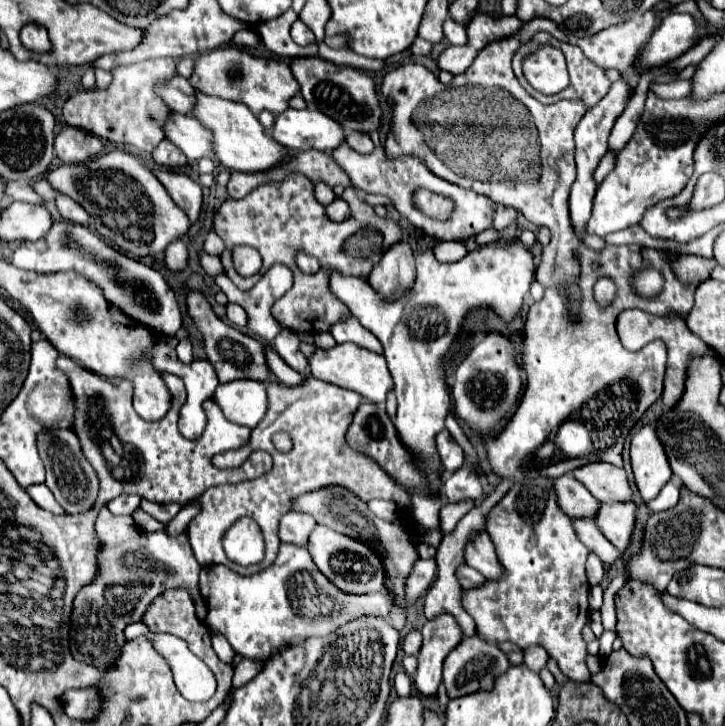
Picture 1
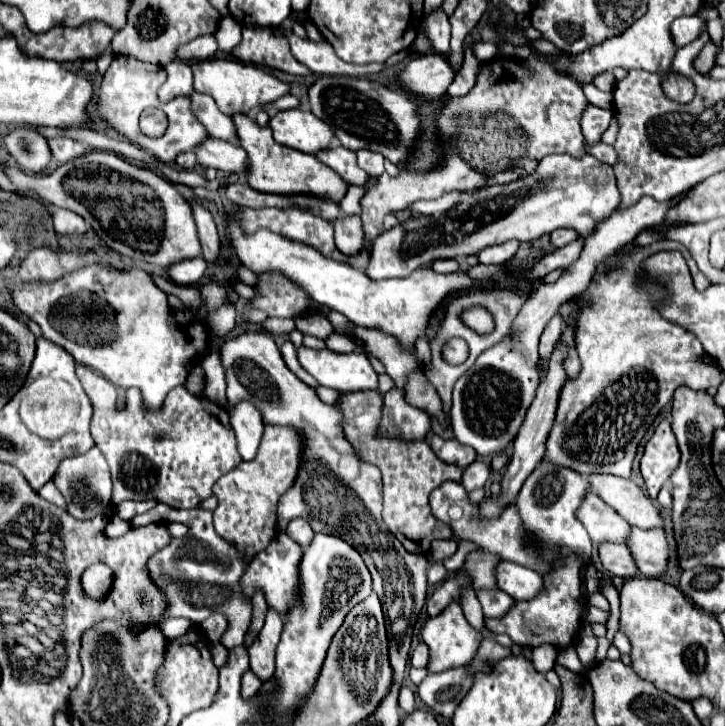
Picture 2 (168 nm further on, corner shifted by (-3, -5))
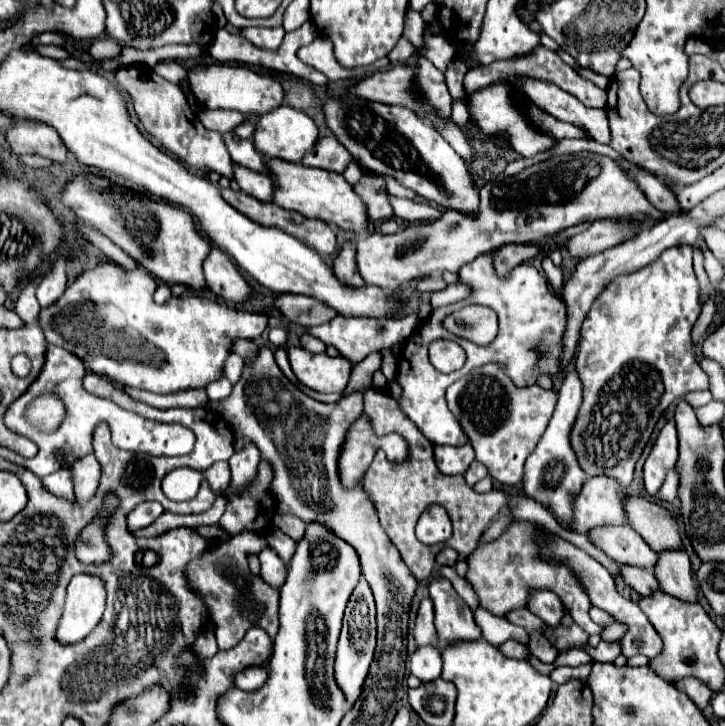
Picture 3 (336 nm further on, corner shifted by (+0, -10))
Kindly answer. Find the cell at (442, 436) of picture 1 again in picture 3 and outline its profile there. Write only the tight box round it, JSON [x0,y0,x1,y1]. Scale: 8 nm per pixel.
[434,444,474,474]

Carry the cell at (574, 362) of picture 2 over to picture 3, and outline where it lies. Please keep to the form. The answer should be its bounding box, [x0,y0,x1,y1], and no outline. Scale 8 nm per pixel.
[524,372,588,522]

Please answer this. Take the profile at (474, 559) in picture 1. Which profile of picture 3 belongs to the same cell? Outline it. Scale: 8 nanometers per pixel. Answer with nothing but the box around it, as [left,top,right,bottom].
[528,590,566,626]

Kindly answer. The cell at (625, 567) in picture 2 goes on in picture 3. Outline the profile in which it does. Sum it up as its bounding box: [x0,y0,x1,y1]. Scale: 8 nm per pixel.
[622,566,660,598]

